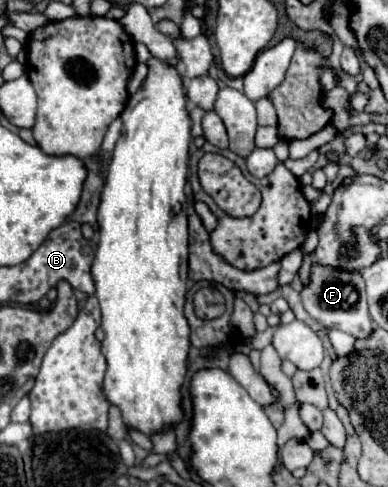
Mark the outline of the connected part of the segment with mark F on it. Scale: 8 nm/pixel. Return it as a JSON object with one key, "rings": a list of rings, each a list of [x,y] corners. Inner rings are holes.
{"rings":[[[316,265],[312,269],[312,281],[302,289],[302,303],[306,311],[324,327],[334,327],[350,333],[356,339],[372,335],[372,317],[366,303],[366,287],[360,273],[344,273],[338,269],[324,269]]]}

